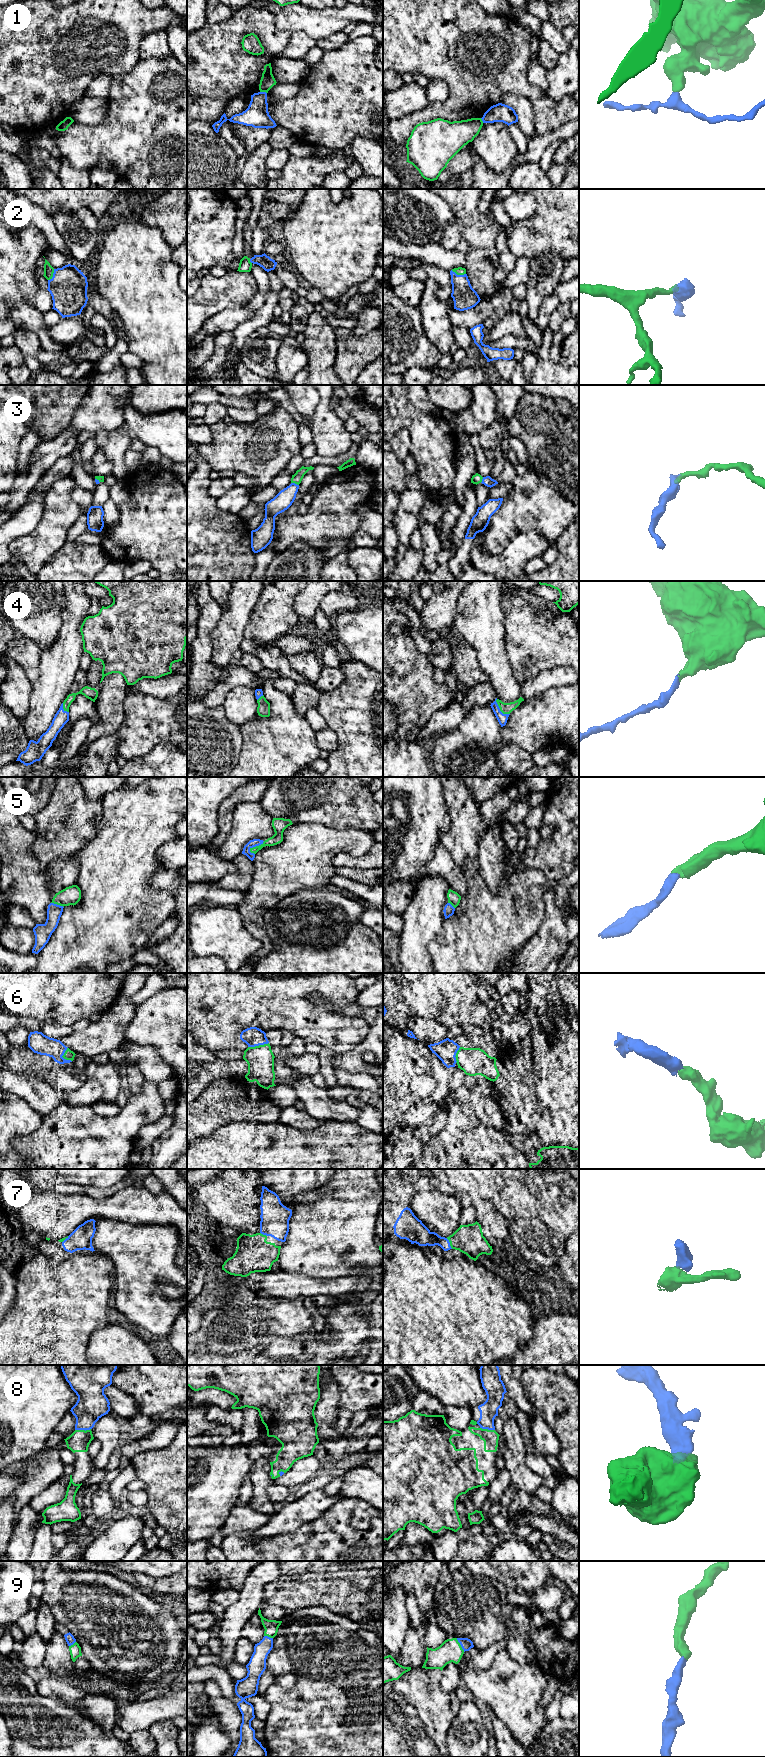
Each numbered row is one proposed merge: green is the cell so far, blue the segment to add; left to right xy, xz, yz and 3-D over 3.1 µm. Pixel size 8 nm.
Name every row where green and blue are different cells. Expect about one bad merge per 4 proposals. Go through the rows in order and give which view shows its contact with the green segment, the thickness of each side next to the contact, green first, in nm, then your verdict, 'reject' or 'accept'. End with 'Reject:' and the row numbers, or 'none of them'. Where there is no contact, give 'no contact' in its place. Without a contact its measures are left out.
1: contact in xz; calibres 120 and 190 nm; reject
2: contact in yz; calibres 60 and 190 nm; accept
3: contact in xz; calibres 80 and 150 nm; accept
4: contact in yz; calibres 100 and 80 nm; accept
5: contact in xz; calibres 110 and 60 nm; accept
6: contact in xz; calibres 220 and 160 nm; accept
7: contact in yz; calibres 240 and 160 nm; accept
8: contact in xy; calibres 170 and 240 nm; accept
9: contact in yz; calibres 180 and 90 nm; accept
Reject: 1

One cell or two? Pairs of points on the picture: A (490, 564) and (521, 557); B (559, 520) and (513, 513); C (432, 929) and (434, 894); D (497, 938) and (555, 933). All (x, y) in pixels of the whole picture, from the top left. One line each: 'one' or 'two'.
A: one
B: one
C: one
D: two

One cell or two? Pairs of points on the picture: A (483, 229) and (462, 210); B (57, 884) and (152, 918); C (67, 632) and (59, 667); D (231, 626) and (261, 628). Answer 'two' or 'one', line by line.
A: one
B: two
C: one
D: two

